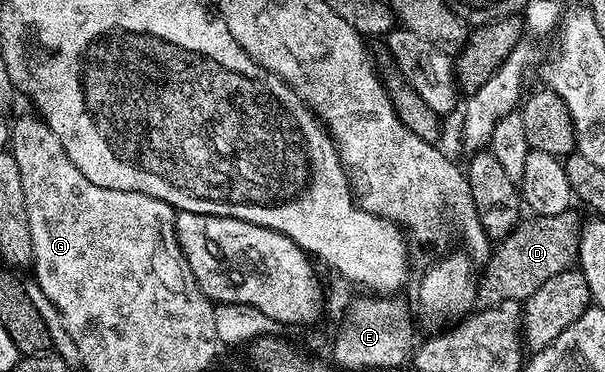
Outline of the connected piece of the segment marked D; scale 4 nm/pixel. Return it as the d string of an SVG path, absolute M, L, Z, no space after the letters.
M574 211L560 215L537 215L529 218L530 225L519 223L506 237L497 242L496 251L481 266L482 278L476 281L476 301L482 307L498 307L503 303L524 303L552 275L563 273L576 261L576 226L579 224Z

